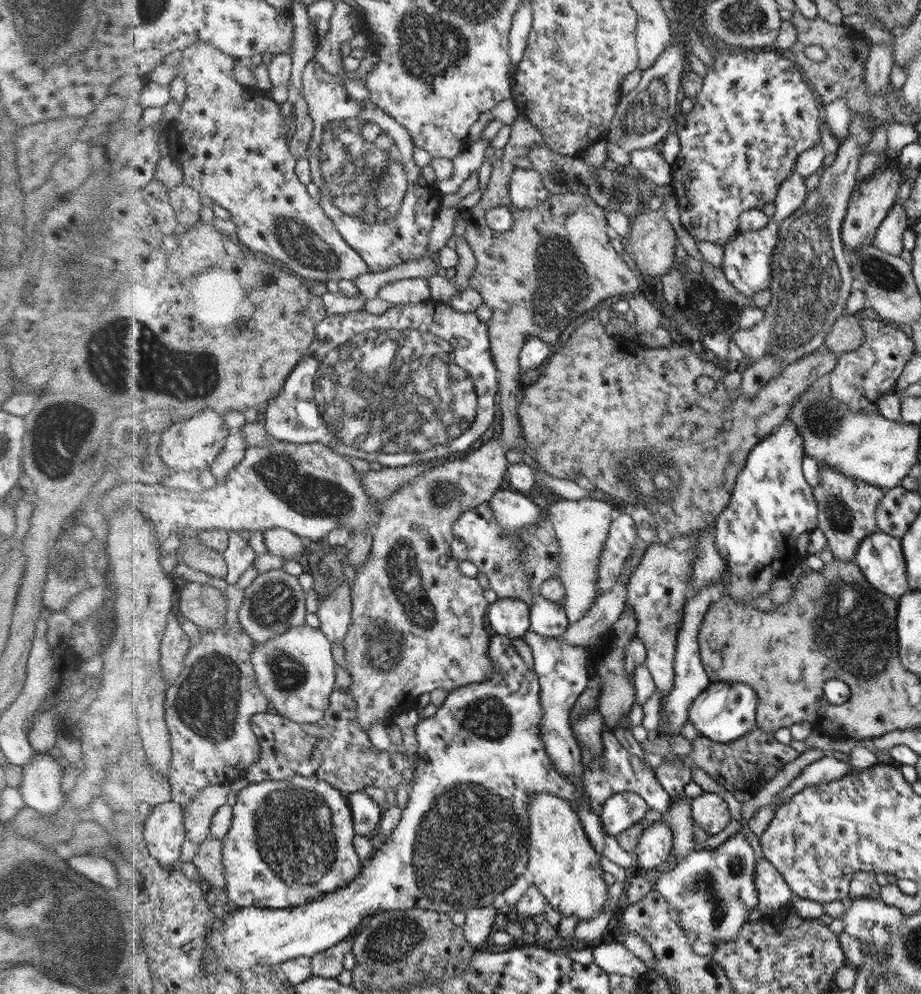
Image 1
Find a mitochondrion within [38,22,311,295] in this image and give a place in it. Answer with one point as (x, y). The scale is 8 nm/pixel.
(263, 279)

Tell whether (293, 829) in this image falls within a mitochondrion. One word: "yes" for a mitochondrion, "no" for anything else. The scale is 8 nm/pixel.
yes

